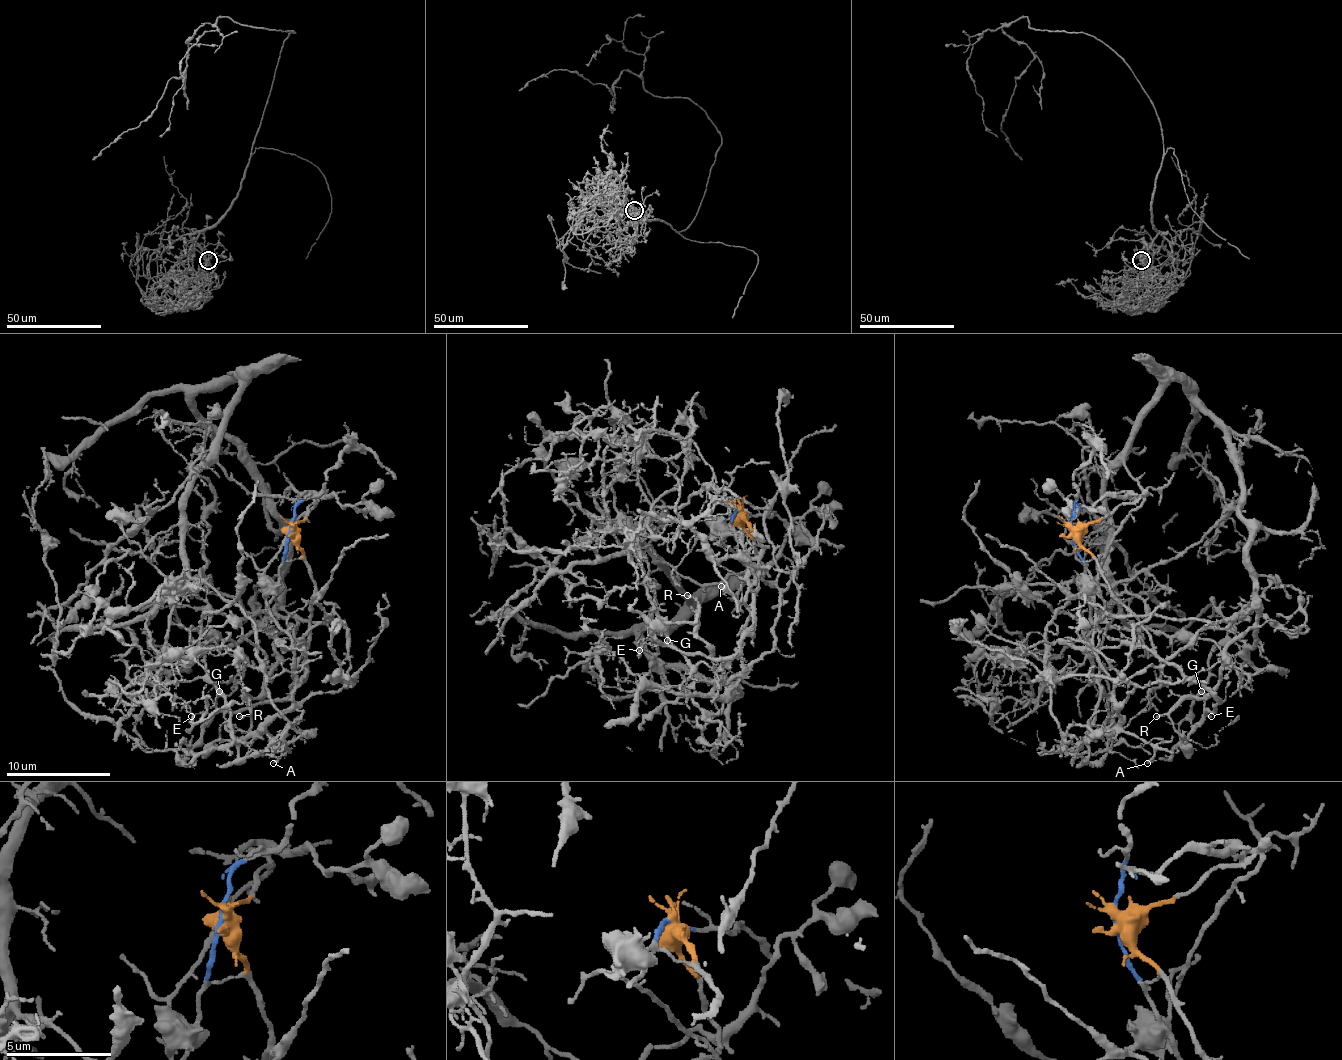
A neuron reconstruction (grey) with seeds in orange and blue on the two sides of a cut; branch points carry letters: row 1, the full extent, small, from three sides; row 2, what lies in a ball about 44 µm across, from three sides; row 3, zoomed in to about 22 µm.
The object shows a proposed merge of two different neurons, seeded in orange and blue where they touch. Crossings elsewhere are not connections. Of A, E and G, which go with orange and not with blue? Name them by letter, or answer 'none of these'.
E, G

